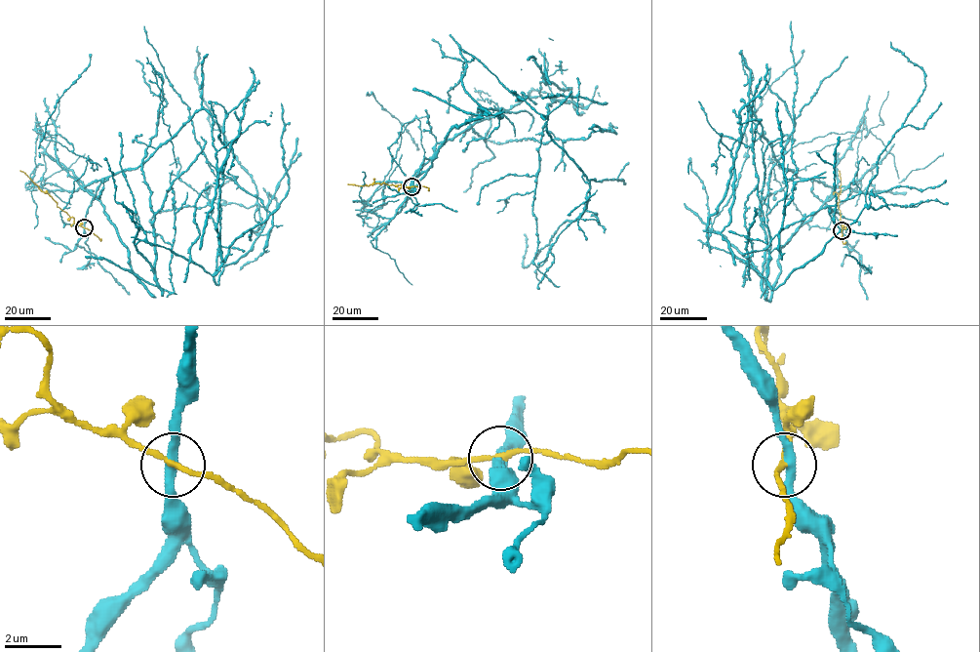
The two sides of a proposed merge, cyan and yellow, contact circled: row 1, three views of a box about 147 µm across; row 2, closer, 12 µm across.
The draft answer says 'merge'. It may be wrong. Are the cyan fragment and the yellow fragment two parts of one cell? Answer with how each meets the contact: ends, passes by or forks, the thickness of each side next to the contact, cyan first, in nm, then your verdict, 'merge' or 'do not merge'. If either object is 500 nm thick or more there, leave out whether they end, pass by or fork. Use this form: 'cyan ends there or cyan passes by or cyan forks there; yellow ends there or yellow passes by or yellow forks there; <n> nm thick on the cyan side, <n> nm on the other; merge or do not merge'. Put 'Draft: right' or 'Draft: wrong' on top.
Draft: wrong
cyan passes by; yellow passes by; 320 nm thick on the cyan side, 170 nm on the other; do not merge

